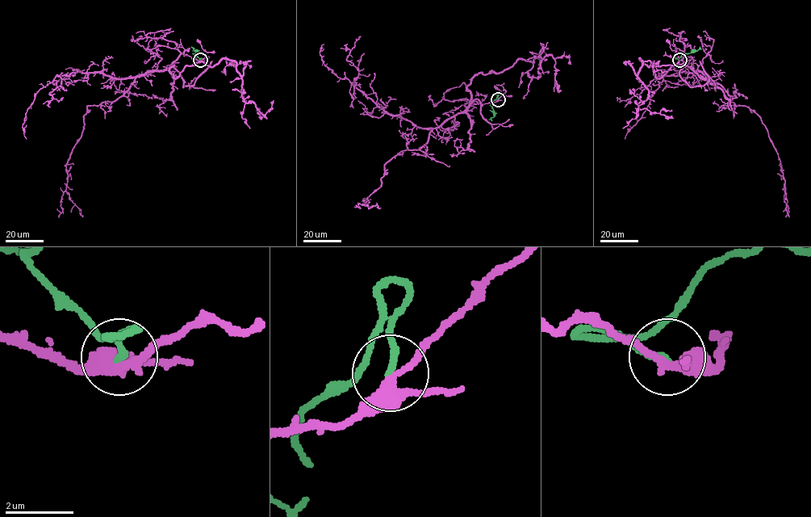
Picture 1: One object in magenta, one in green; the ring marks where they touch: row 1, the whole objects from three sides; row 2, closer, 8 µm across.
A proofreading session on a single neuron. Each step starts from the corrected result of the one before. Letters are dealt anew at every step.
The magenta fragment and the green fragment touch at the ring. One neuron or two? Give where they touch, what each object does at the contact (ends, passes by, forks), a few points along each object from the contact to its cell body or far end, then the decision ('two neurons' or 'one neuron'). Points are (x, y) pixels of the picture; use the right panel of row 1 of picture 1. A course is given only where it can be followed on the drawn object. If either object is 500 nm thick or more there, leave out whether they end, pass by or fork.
place (679, 60); magenta forks; green ends; course magenta (679, 60), (683, 53), (682, 60), (721, 86), (730, 102), (748, 107), (759, 117), (780, 161), (789, 216); course green (679, 60), (677, 59), (682, 55), (696, 51), (700, 46); two neurons

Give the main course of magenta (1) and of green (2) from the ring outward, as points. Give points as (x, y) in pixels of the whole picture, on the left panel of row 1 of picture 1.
1: (200, 60), (181, 53), (165, 69), (136, 77), (114, 101), (87, 107), (66, 166), (65, 191), (82, 216)
2: (200, 60), (191, 46)

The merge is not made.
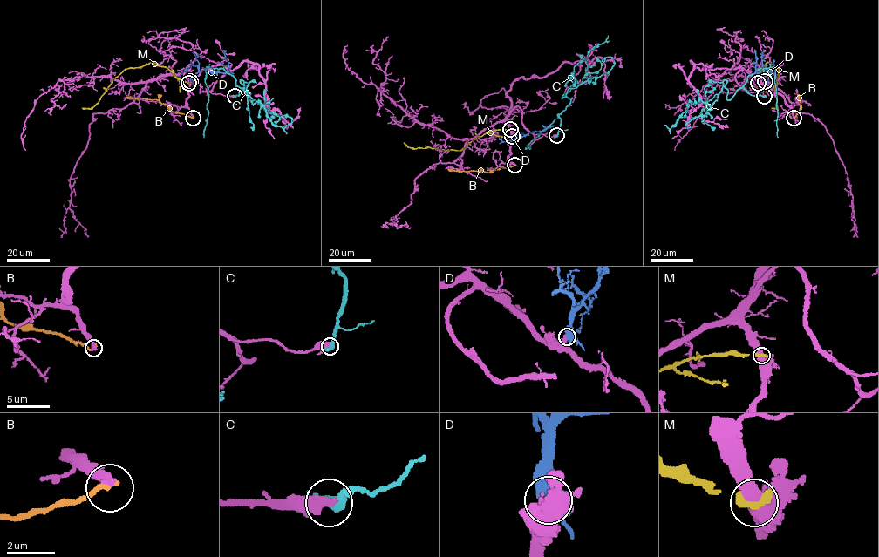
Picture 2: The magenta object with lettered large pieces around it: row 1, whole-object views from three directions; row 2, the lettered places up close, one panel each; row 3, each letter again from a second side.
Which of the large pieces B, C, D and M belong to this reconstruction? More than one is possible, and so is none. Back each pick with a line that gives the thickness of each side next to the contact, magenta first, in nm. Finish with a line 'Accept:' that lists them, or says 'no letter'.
D: Thickness 500 nm (magenta) against 550 nm
Accept: D

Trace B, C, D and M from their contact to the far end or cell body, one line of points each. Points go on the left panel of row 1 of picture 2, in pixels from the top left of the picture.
B: (193, 118), (173, 112), (158, 100), (126, 96)
C: (235, 96), (238, 86), (250, 98), (241, 79), (247, 98), (265, 109), (265, 99), (266, 115), (286, 125)
D: (190, 81), (193, 74), (203, 70), (228, 71), (228, 62), (221, 50)
M: (188, 83), (178, 79), (166, 67), (150, 62), (125, 69), (92, 107), (82, 107)

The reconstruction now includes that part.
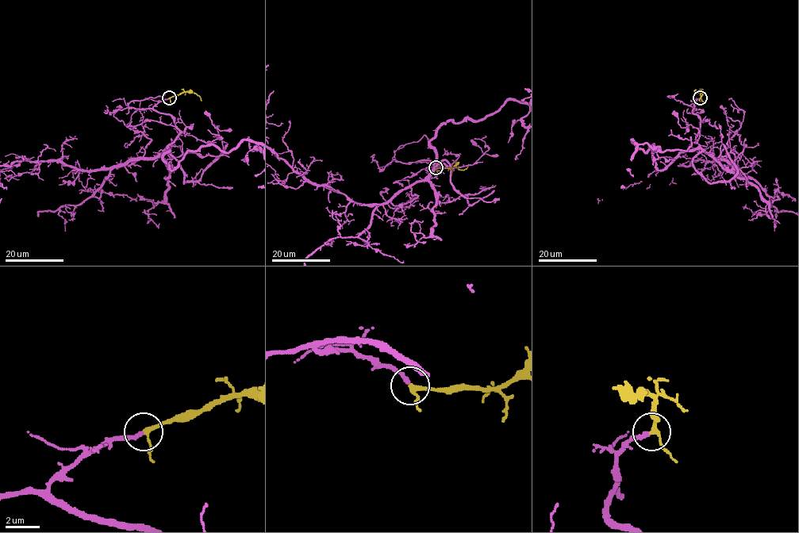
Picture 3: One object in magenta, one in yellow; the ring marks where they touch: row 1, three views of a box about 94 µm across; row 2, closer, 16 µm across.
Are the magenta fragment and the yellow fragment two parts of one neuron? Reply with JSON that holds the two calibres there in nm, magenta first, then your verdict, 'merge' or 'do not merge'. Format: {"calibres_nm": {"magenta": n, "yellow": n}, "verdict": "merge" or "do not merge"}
{"calibres_nm": {"magenta": 240, "yellow": 240}, "verdict": "merge"}

